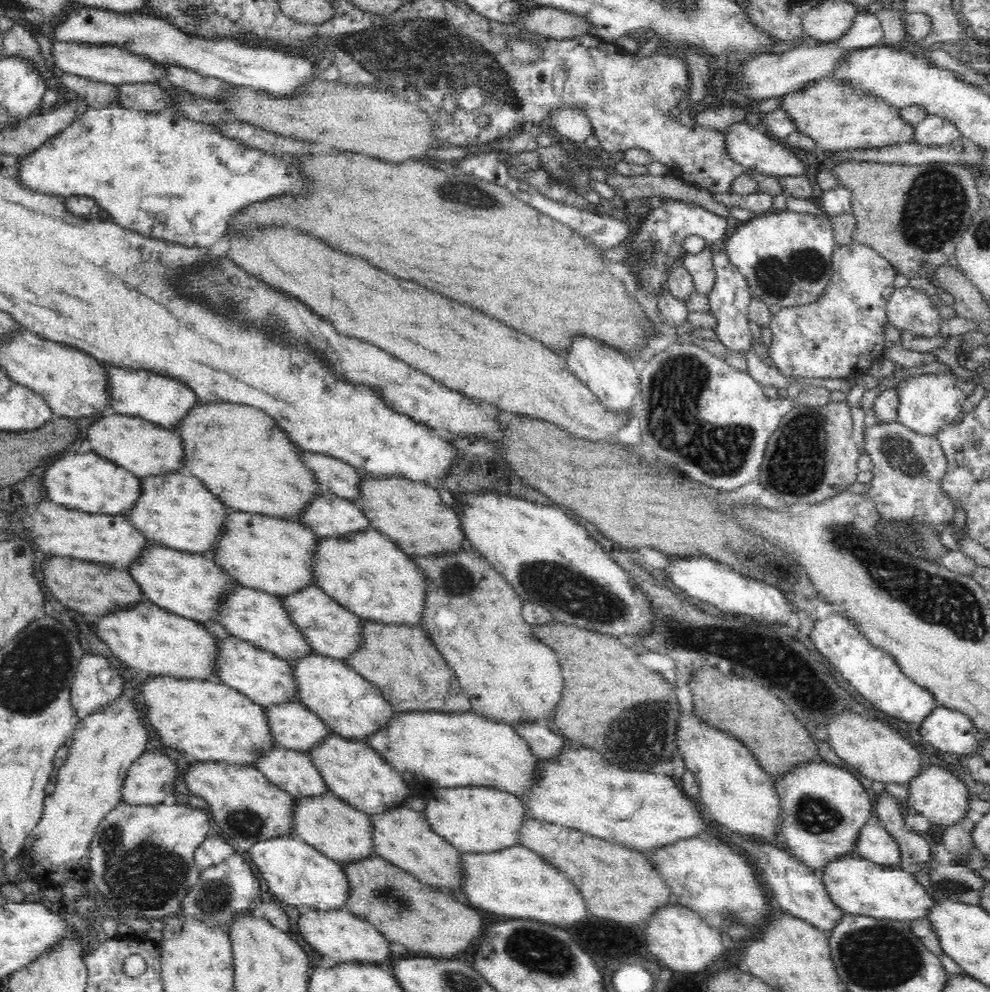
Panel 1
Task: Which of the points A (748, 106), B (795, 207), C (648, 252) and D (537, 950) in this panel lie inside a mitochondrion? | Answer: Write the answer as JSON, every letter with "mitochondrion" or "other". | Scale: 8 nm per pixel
{"A":"other","B":"other","C":"mitochondrion","D":"mitochondrion"}

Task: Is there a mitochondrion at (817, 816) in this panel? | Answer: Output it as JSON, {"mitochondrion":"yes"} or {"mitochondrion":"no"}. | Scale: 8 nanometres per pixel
{"mitochondrion":"yes"}

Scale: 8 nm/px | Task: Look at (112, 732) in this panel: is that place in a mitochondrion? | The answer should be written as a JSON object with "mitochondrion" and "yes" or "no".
{"mitochondrion":"no"}

